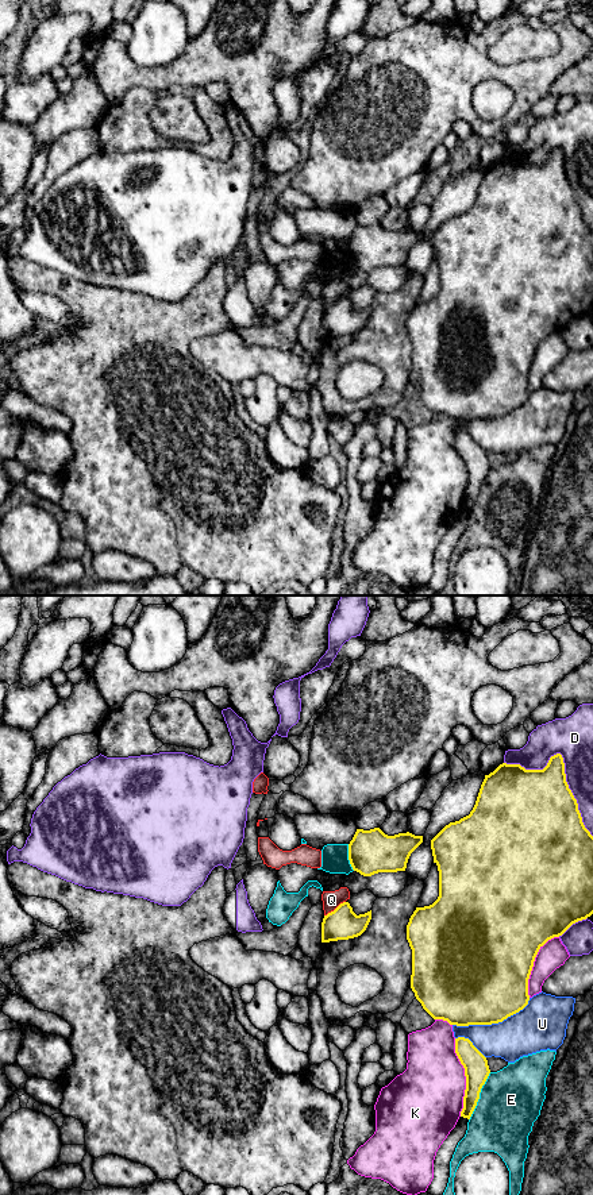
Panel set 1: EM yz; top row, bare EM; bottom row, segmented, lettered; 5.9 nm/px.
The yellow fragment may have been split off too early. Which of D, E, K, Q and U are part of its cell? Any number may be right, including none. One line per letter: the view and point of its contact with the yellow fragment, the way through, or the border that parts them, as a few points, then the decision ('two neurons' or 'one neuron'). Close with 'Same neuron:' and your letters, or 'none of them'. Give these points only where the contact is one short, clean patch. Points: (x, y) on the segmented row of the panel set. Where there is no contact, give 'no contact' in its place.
D: yz (563, 766) | two neurons
E: yz (478, 1097) | two neurons
K: yz (466, 1078) | two neurons
Q: yz (335, 909) | along yz (345, 901), (324, 916) | two neurons
U: yz (492, 1022) | two neurons
Same neuron: none of them

